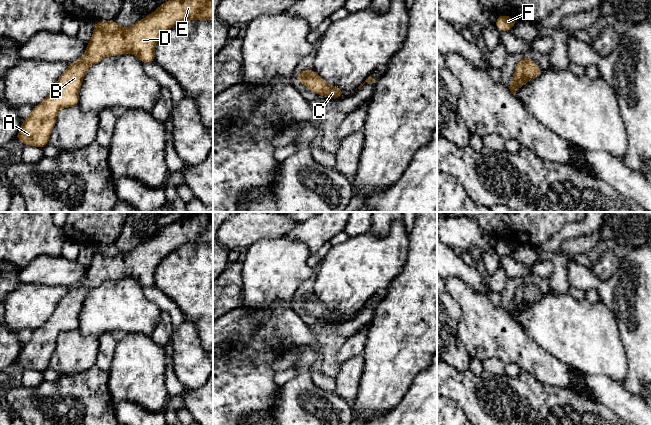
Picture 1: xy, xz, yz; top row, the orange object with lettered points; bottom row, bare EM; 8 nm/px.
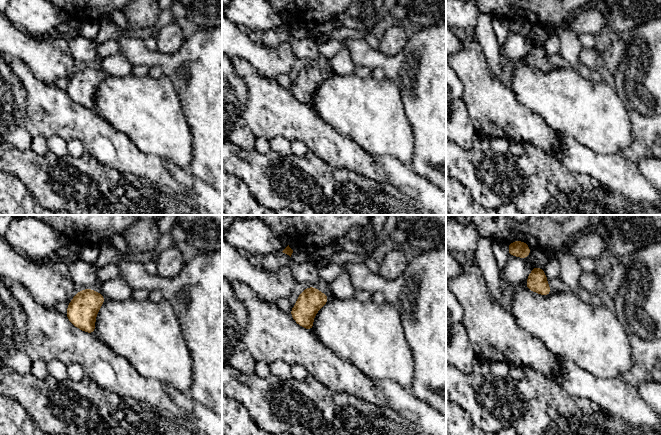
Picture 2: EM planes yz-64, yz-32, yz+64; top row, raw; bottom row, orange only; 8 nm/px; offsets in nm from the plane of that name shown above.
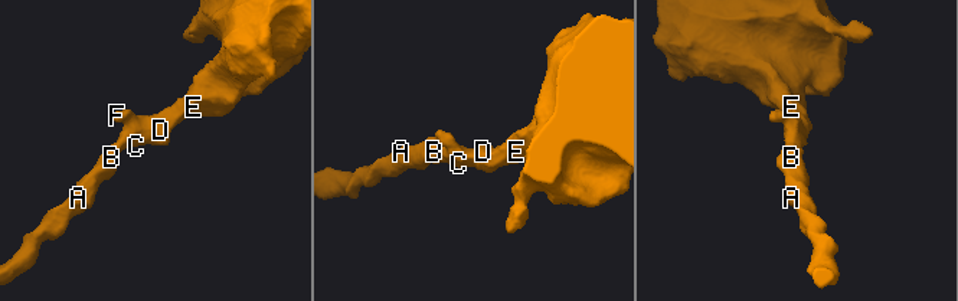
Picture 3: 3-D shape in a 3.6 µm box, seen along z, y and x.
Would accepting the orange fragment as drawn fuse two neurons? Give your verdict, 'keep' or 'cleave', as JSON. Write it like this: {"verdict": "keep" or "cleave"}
{"verdict": "keep"}

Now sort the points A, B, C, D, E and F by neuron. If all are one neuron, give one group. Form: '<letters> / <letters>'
A B C D E F

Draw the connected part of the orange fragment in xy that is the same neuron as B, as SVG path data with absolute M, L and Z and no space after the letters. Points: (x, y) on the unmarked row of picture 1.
M197 212L189 217L181 217L125 253L114 244L95 247L93 260L83 281L69 288L46 323L34 330L32 338L21 348L18 364L24 369L44 372L56 347L58 335L78 329L79 313L90 289L106 280L125 277L133 277L143 287L153 286L159 263L186 243L213 244L213 212Z

